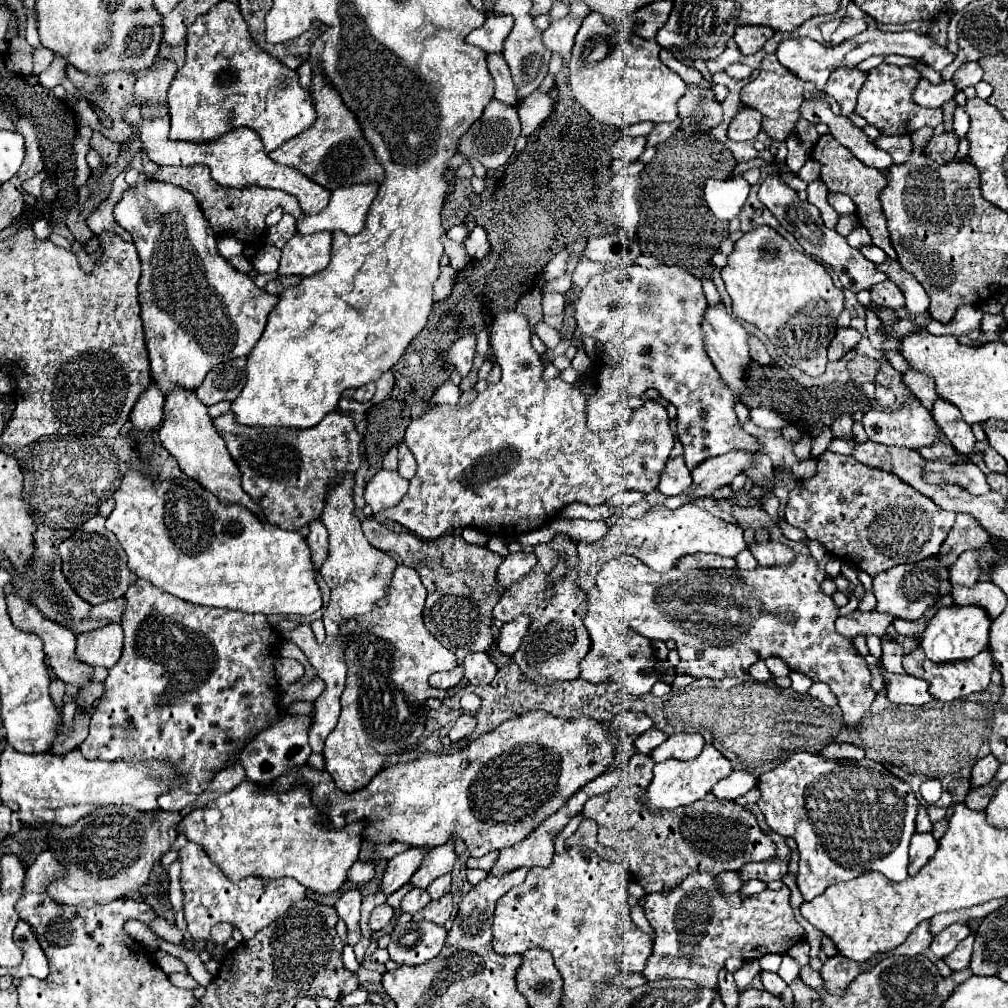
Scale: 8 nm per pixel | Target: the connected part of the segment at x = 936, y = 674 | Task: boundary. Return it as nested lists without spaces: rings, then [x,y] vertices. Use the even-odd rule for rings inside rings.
[[[919,646],[915,652],[911,652],[911,654],[907,654],[907,656],[903,658],[903,668],[905,668],[907,674],[929,682],[929,692],[931,692],[937,700],[941,700],[941,702],[951,702],[951,700],[955,700],[955,698],[963,698],[963,696],[969,696],[969,694],[973,694],[973,692],[985,690],[985,688],[989,686],[989,678],[991,678],[991,672],[993,672],[993,662],[991,662],[989,650],[983,650],[983,652],[979,652],[977,656],[969,658],[969,660],[935,664],[935,662],[931,662],[931,660],[923,654],[923,648]]]

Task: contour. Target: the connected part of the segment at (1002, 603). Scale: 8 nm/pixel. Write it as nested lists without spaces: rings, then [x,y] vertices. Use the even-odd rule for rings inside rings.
[[[977,582],[971,588],[955,586],[951,590],[951,596],[953,602],[959,606],[969,604],[969,606],[983,608],[991,620],[995,620],[1007,606],[1007,596],[993,582]]]

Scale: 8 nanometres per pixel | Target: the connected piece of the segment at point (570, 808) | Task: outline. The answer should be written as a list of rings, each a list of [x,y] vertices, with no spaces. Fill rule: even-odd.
[[[575,792],[565,806],[561,806],[553,816],[549,816],[545,822],[541,822],[525,840],[513,844],[511,848],[503,850],[497,864],[489,874],[501,876],[505,872],[511,872],[515,868],[533,868],[533,866],[545,866],[553,860],[553,842],[555,834],[567,826],[567,822],[583,810],[583,804],[587,802],[587,794]]]

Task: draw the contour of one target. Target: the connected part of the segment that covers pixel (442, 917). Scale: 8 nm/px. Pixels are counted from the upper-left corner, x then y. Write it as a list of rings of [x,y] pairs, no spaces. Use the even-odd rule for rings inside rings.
[[[447,894],[445,898],[433,900],[433,902],[427,904],[423,910],[415,912],[415,914],[413,914],[413,920],[415,920],[415,922],[429,920],[429,922],[435,922],[435,924],[441,924],[441,926],[443,926],[443,924],[451,918],[451,910],[453,910],[453,896]]]

